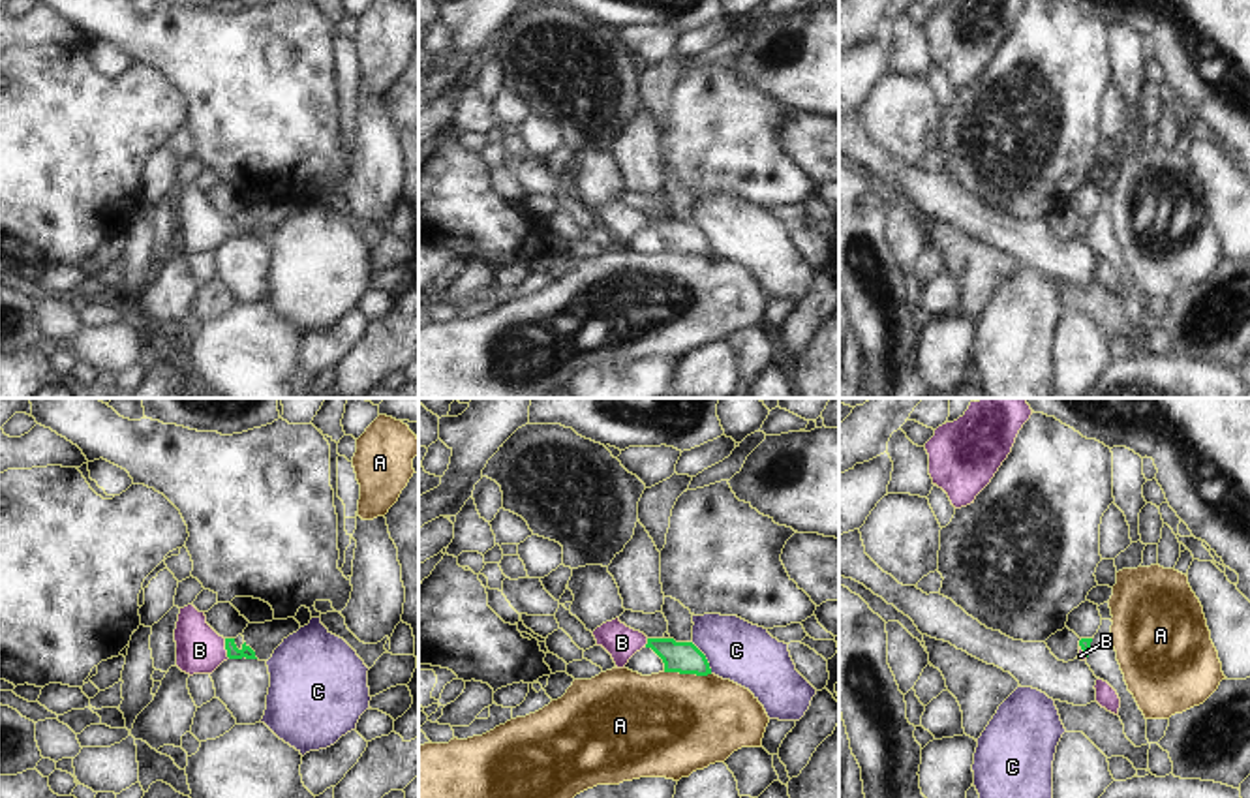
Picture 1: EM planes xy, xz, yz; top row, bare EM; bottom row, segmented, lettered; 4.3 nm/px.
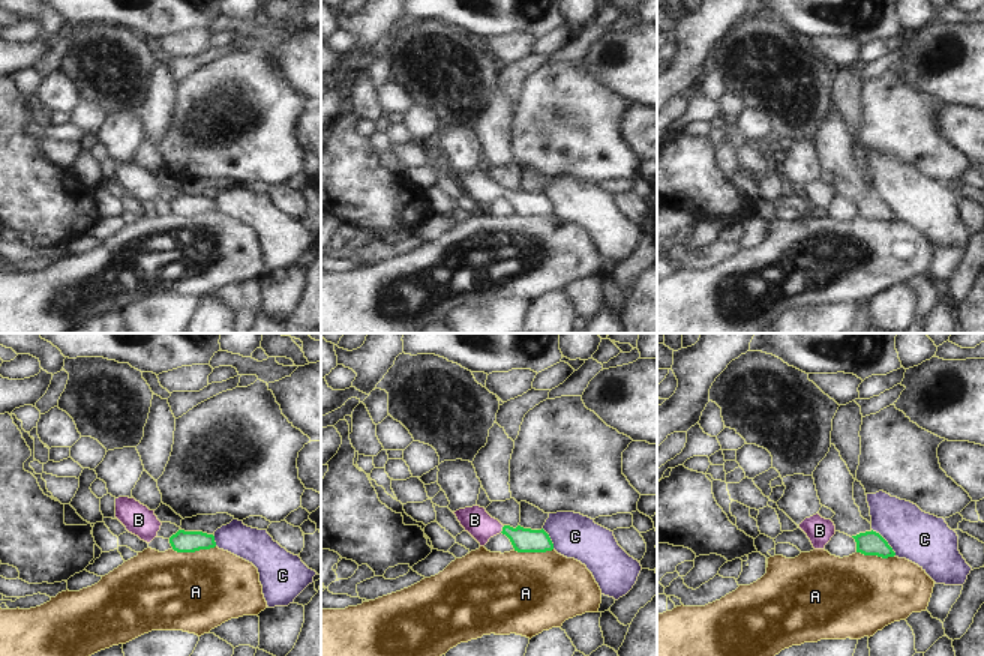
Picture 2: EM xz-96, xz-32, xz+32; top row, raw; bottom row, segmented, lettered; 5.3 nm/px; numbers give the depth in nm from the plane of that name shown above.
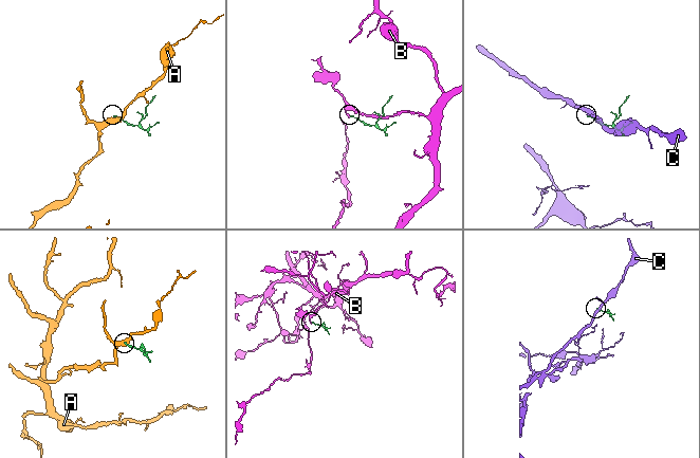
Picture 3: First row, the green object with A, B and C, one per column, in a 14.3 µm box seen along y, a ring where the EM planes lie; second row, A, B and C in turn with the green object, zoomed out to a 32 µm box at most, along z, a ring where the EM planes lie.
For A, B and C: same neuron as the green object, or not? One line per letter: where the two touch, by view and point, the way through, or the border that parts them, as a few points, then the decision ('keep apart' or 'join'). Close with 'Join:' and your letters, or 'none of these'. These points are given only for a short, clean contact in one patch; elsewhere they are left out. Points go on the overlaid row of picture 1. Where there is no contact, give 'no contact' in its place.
A: xz (687, 673) | along xz (665, 671), (710, 675) | keep apart
B: xy (226, 648) | across xy (233, 652), (226, 648), (199, 650) | join
C: xz (704, 658) | along xz (691, 643), (704, 656), (712, 673) | keep apart
Join: B

